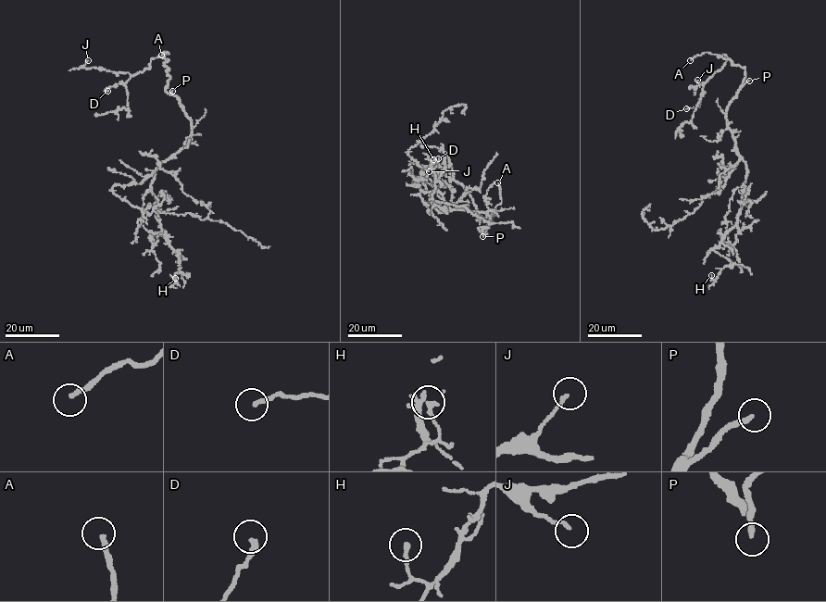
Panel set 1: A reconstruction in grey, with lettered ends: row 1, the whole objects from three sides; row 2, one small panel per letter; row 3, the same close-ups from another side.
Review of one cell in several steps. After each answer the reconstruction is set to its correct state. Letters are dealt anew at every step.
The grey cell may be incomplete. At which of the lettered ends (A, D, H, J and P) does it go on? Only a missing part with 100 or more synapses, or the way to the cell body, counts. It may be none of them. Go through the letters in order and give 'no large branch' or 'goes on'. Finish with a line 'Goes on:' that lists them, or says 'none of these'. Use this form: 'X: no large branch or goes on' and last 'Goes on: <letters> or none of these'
A: goes on
D: no large branch
H: no large branch
J: no large branch
P: goes on
Goes on: A, P

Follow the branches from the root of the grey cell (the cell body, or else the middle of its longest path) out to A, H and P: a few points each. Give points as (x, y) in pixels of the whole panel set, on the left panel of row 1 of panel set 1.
A: (192, 123), (180, 101), (166, 91), (169, 77), (164, 65), (168, 59), (164, 56), (168, 53), (161, 55)
H: (192, 123), (190, 142), (163, 161), (152, 183), (160, 228), (169, 245), (181, 257), (175, 283), (175, 278)
P: (192, 123), (172, 91)

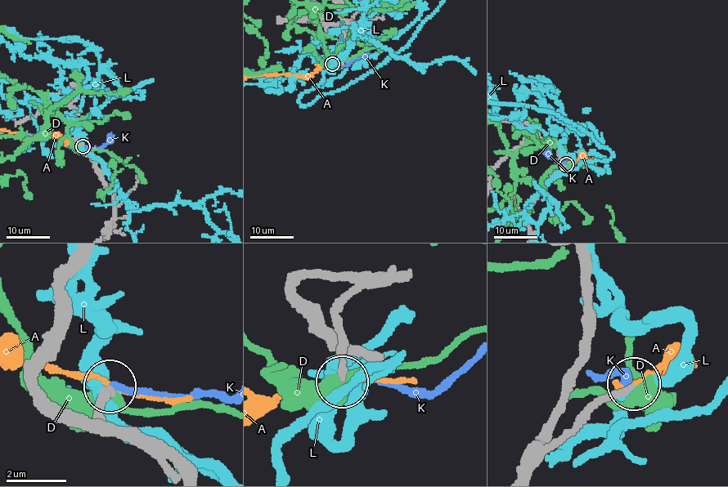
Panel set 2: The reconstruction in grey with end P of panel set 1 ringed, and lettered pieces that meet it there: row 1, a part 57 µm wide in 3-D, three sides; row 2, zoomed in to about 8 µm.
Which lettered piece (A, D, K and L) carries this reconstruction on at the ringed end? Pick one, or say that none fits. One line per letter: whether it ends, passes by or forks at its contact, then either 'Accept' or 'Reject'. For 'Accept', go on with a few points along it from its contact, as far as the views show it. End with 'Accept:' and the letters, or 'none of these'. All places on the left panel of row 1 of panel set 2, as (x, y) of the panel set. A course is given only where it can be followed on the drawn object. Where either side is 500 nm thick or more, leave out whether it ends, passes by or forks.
A: It passes by. Reject
D: Reject
K: It ends there. Reject
L: It passes by. Reject
Accept: none of these

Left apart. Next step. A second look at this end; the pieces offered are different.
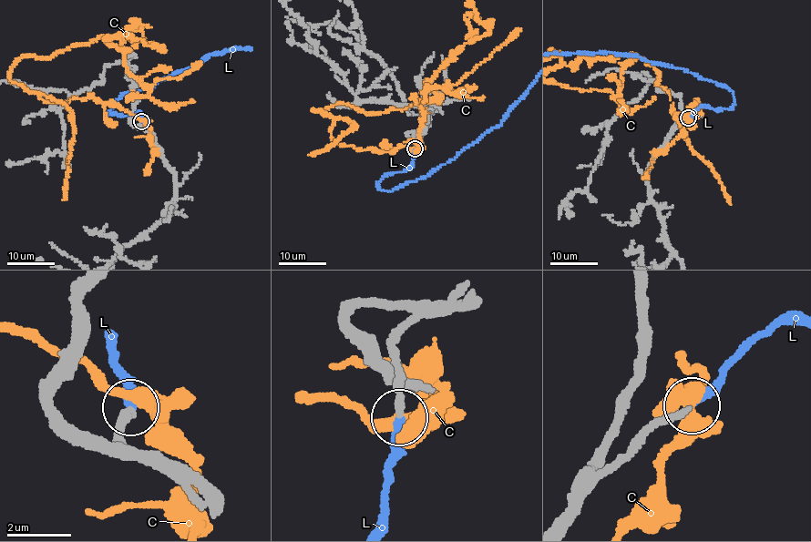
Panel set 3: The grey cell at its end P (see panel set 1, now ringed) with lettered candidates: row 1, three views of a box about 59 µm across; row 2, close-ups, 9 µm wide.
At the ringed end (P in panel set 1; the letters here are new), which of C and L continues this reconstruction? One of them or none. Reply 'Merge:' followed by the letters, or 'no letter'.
Merge: L

